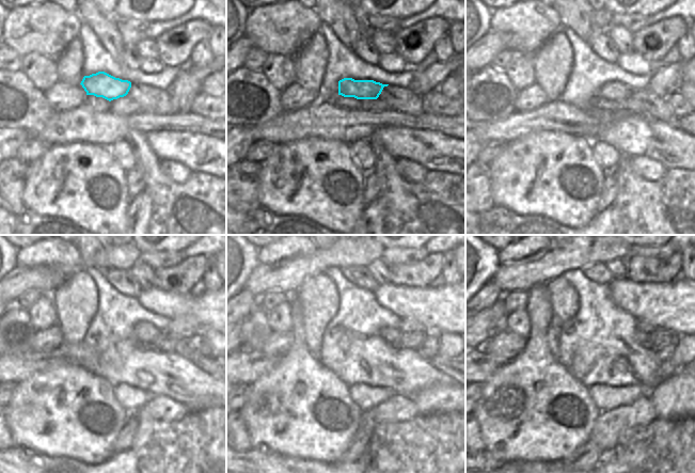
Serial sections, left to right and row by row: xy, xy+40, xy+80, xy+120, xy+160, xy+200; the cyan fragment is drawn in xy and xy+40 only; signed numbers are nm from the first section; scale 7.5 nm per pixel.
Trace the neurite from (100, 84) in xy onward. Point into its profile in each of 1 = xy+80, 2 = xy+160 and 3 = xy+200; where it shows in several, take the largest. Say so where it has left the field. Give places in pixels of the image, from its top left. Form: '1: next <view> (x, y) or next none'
1: next xy+80 (615, 91)
2: next xy+160 (392, 335)
3: next xy+200 (658, 337)

